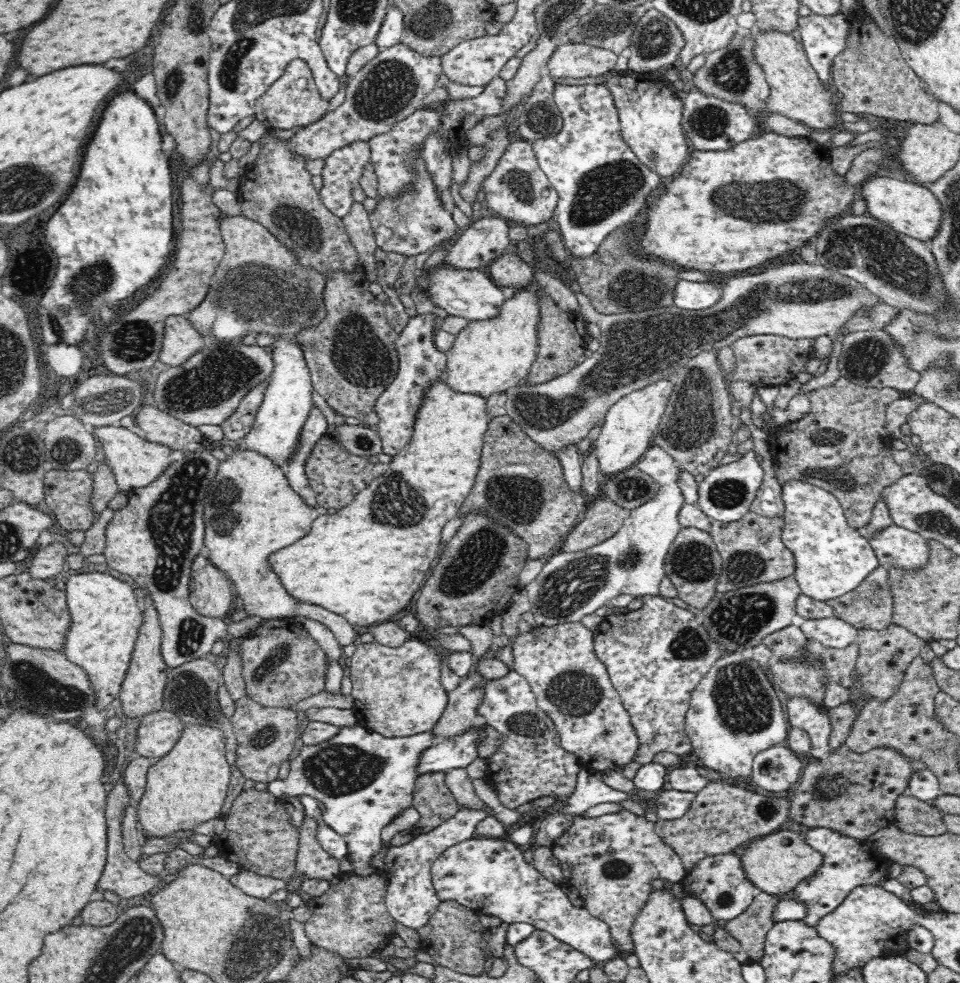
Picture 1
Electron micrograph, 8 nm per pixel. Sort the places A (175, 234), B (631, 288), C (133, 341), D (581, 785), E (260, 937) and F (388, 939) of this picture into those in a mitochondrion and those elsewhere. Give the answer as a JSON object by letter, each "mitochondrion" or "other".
{"A":"other","B":"mitochondrion","C":"mitochondrion","D":"other","E":"mitochondrion","F":"other"}

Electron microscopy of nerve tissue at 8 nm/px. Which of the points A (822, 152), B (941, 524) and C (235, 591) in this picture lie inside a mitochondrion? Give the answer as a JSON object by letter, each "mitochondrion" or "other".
{"A":"other","B":"mitochondrion","C":"other"}

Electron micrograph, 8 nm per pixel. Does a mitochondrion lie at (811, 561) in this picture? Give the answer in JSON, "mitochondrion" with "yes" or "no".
{"mitochondrion":"no"}

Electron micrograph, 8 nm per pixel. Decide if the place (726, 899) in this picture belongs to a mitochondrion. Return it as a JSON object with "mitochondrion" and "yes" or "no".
{"mitochondrion":"yes"}

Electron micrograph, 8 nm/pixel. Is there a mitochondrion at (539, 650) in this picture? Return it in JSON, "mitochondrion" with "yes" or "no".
{"mitochondrion":"no"}

